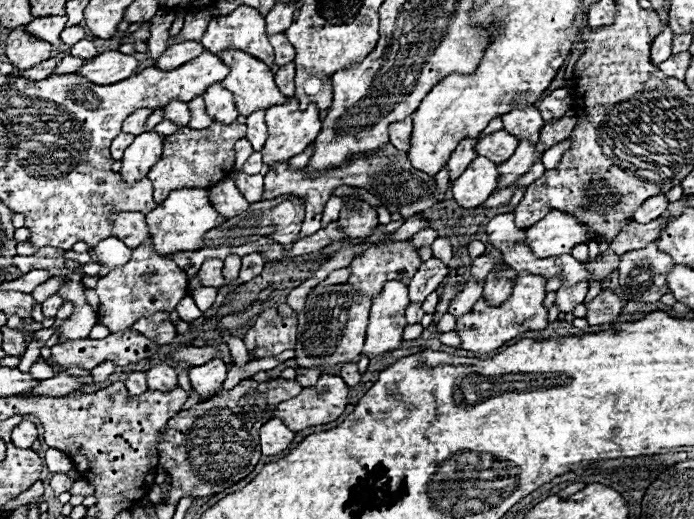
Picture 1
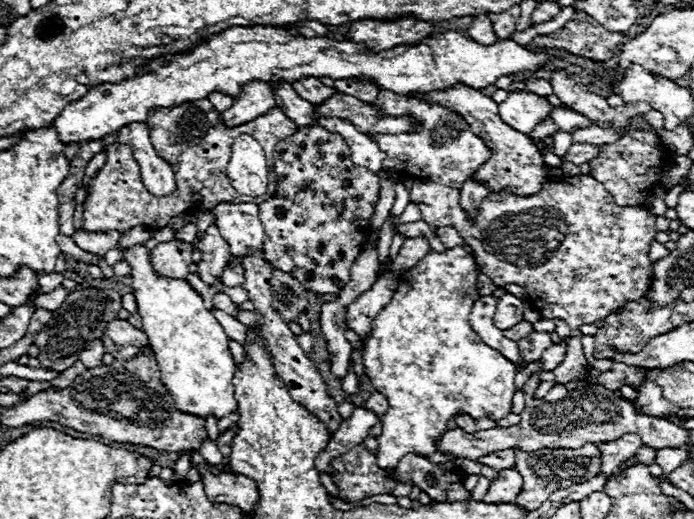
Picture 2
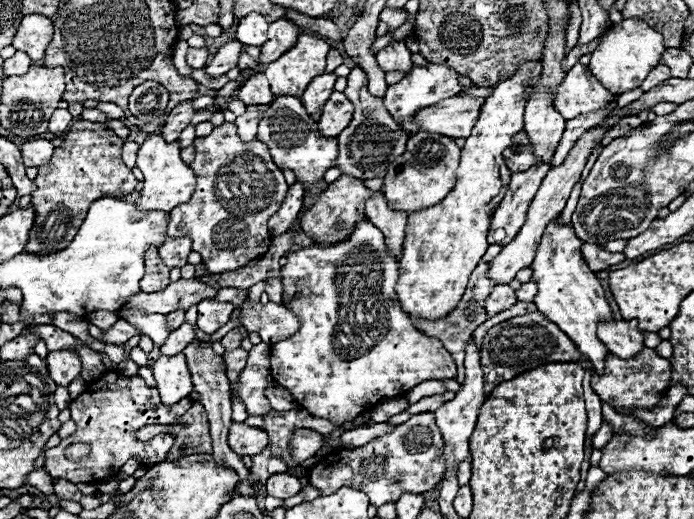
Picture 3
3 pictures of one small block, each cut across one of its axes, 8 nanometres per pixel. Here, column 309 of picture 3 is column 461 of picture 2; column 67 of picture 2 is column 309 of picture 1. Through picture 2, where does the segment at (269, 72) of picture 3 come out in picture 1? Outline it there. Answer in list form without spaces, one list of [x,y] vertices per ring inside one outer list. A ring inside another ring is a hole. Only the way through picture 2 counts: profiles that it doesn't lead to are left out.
[[[290,98],[286,104],[278,104],[278,106],[268,108],[266,110],[266,124],[268,124],[270,136],[260,152],[262,152],[262,162],[268,166],[274,166],[278,162],[288,162],[292,156],[304,152],[306,146],[310,142],[314,142],[314,138],[318,136],[318,132],[322,128],[316,106],[310,106],[308,110],[300,110],[298,102],[294,98]]]

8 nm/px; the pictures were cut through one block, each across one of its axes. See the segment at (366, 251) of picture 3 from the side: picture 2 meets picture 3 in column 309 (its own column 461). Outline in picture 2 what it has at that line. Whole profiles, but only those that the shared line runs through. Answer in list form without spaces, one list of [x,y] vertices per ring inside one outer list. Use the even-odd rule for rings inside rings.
[[[450,248],[442,254],[426,254],[414,270],[400,276],[394,300],[380,310],[372,322],[372,336],[364,342],[364,374],[370,378],[374,388],[386,396],[388,412],[380,416],[382,434],[376,436],[380,454],[378,464],[386,470],[396,468],[404,454],[428,456],[436,452],[434,440],[446,430],[450,418],[460,412],[470,414],[474,420],[482,416],[494,416],[496,420],[506,418],[512,412],[512,396],[516,392],[514,376],[518,368],[504,358],[498,350],[486,346],[470,328],[468,316],[474,302],[480,298],[476,278],[480,270],[474,258],[462,248]]]

